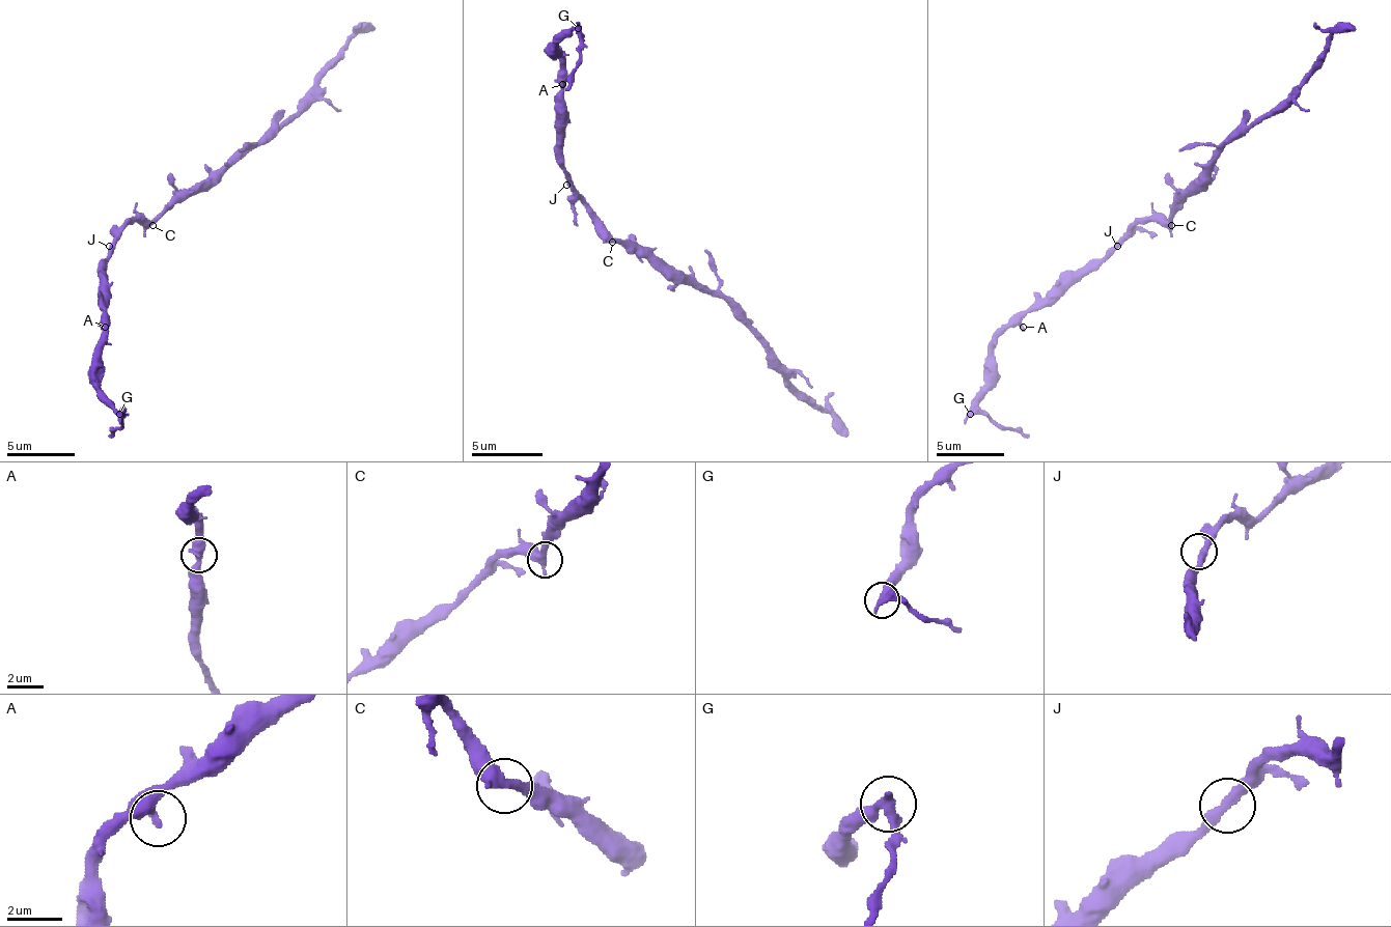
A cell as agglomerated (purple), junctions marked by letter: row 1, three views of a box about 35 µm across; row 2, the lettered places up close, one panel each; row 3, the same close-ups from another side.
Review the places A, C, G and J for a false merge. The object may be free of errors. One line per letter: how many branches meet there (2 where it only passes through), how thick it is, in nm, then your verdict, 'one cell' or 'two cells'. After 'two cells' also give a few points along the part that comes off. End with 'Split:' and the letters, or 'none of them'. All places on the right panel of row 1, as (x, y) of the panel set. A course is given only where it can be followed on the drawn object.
A: 2 | 400 nm | one cell
C: 2 | 400 nm | one cell
G: 2 | 360 nm | two cells | (969, 415), (989, 415), (999, 424), (1029, 438)
J: 2 | 360 nm | one cell
Split: G

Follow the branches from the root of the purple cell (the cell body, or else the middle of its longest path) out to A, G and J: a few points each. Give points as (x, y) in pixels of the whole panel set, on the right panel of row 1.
A: (1161, 222), (1138, 222), (1101, 259), (1093, 259), (1084, 270), (1070, 273), (1023, 319), (1023, 327)
G: (1161, 222), (1138, 222), (1101, 259), (1077, 273), (1066, 273), (1009, 327), (993, 350), (993, 381), (969, 415)
J: (1161, 222), (1138, 222), (1117, 246)

